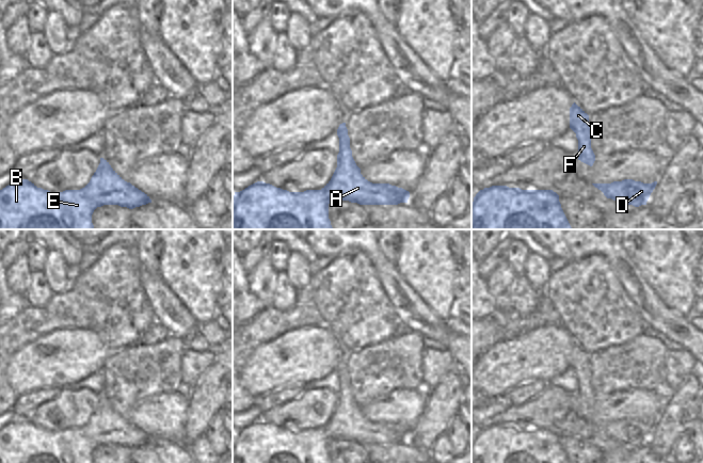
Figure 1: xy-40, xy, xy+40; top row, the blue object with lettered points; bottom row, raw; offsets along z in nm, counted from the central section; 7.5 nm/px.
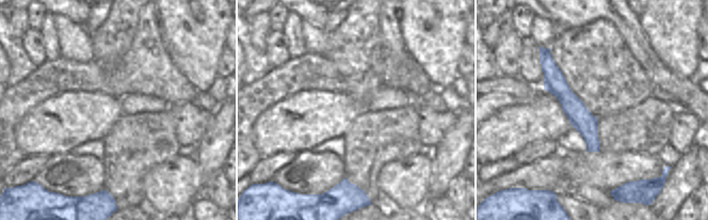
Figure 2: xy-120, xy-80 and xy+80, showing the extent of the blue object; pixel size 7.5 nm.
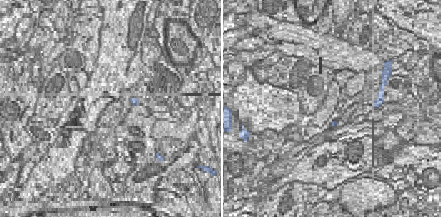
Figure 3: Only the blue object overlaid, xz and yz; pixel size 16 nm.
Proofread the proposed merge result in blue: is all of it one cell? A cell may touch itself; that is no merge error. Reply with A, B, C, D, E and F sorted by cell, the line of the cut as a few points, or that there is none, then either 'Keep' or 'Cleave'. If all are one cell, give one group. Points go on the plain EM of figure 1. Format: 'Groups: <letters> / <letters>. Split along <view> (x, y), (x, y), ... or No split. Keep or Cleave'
Groups: A B C D E F. No split. Keep.

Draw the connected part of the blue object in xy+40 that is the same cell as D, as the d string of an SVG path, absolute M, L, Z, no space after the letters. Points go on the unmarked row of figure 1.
M633 418L613 420L611 422L592 422L601 429L607 437L611 437L623 444L639 446L646 444L646 441L655 428L657 420L643 422Z

